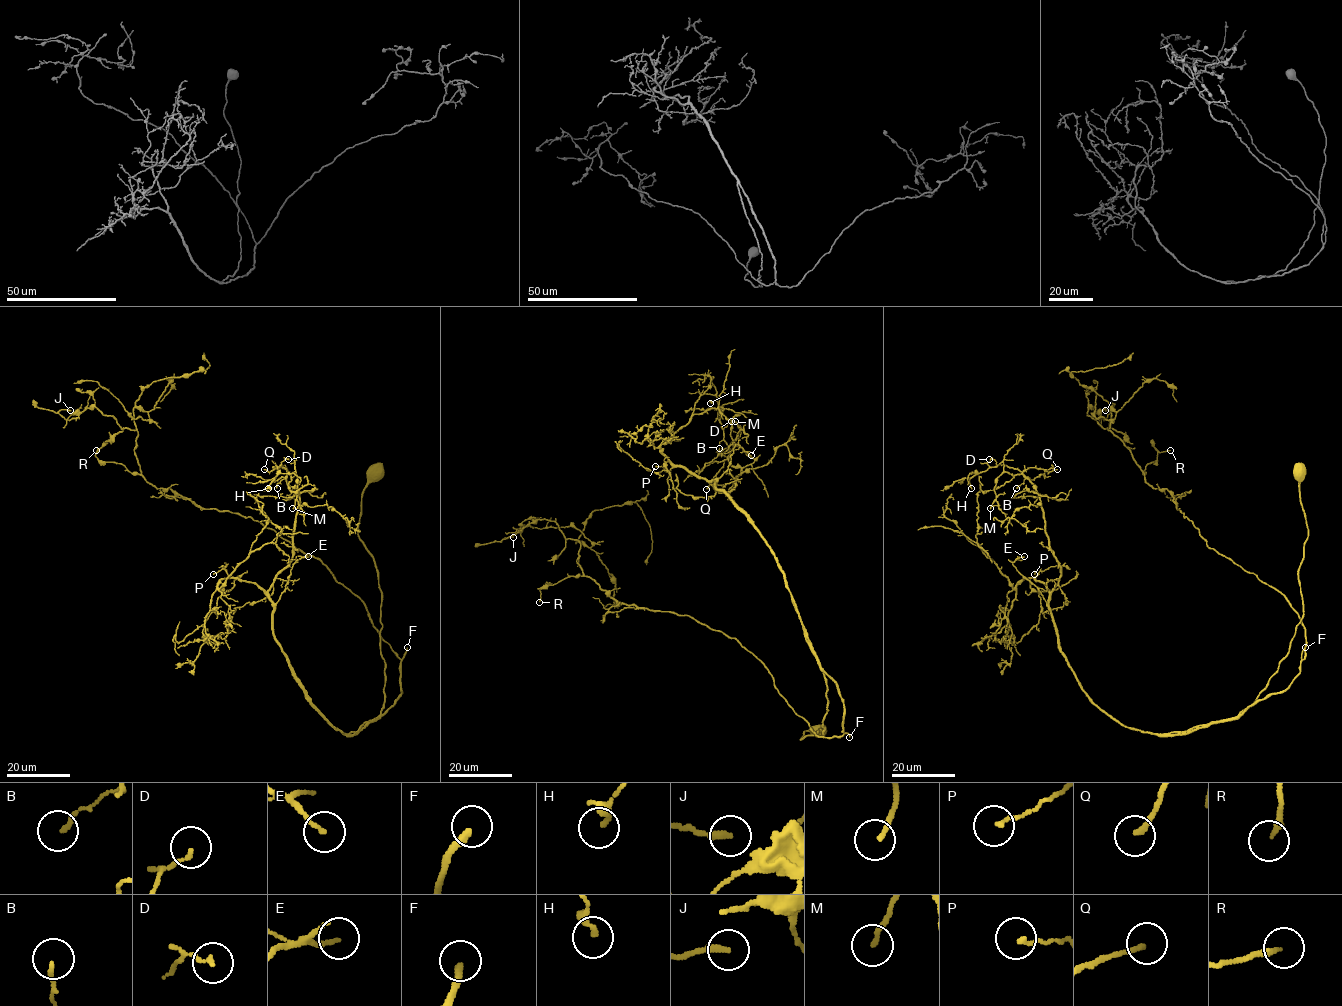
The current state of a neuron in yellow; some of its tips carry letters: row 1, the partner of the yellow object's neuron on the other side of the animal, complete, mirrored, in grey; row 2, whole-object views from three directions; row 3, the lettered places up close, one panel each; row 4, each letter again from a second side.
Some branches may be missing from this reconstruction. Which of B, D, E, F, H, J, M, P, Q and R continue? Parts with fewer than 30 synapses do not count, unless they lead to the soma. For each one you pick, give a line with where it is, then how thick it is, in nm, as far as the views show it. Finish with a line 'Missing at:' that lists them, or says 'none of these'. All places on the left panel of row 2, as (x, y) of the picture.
F: place (407, 647); calibre 240 nm
Missing at: F

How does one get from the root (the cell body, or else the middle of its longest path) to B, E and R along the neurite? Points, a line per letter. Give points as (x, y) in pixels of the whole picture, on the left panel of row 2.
B: (374, 470), (358, 537), (384, 706), (349, 733), (273, 633), (299, 506), (277, 488)
E: (374, 470), (358, 537), (381, 592), (384, 706), (356, 732), (318, 710), (273, 633), (273, 606), (308, 556)
R: (374, 470), (358, 537), (381, 592), (382, 714), (401, 694), (401, 660), (323, 563), (96, 450)

